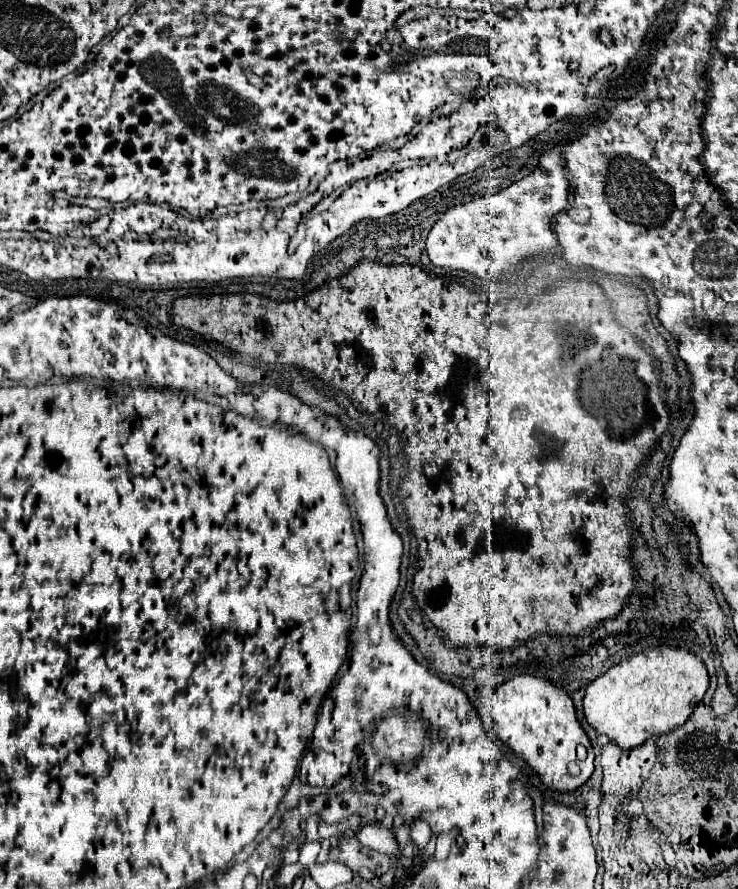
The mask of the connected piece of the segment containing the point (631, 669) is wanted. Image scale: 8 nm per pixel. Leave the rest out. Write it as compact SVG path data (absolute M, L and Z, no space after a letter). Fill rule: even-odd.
M651 646L627 656L587 686L583 708L587 722L629 750L649 738L681 726L709 688L709 674L701 658L673 646Z

